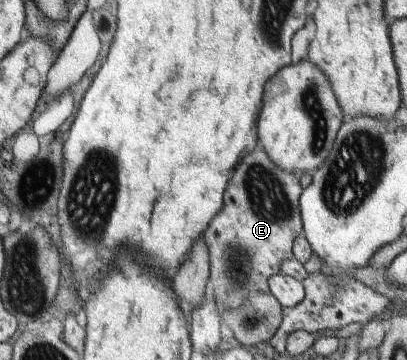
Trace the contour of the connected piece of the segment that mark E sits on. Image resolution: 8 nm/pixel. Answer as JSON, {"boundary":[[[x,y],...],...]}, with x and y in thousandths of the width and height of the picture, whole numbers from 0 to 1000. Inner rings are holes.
{"boundary":[[[636,394],[577,467],[548,539],[545,581],[499,644],[516,708],[514,822],[526,825],[541,872],[550,858],[585,858],[619,814],[661,814],[663,769],[690,761],[693,725],[717,719],[717,681],[727,658],[744,650],[735,575],[742,531],[735,486],[698,475],[668,453]]]}

